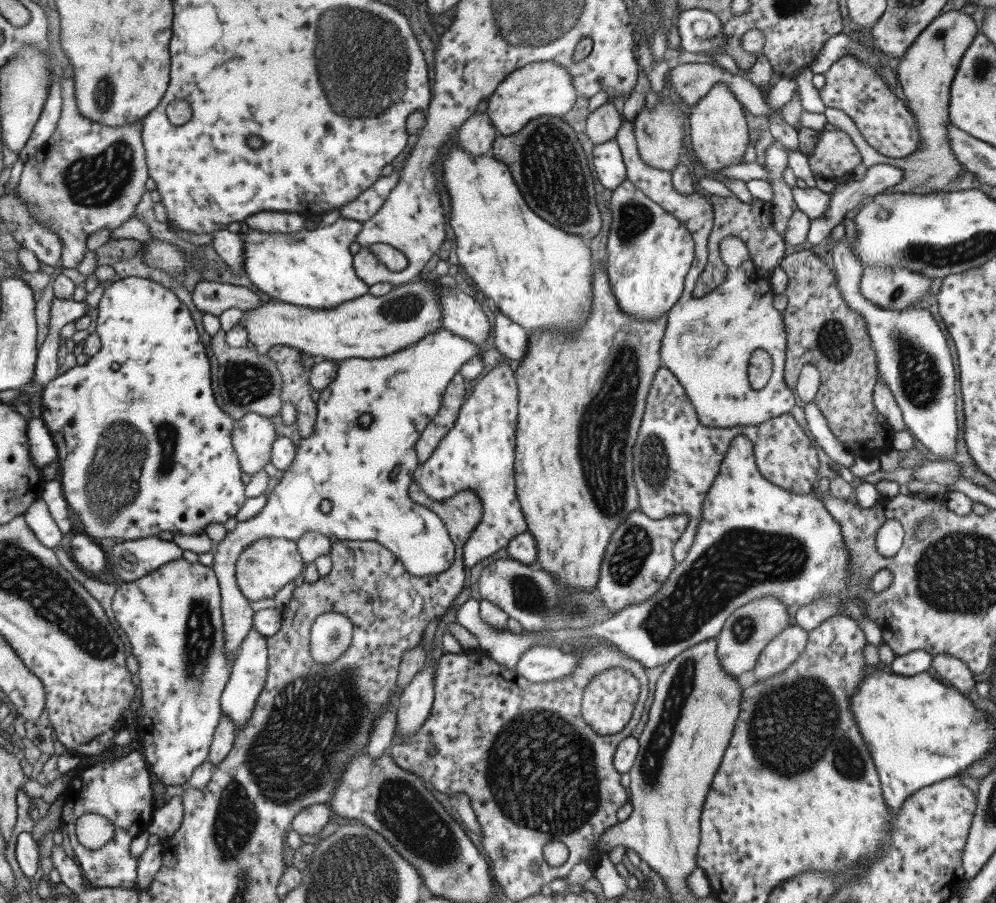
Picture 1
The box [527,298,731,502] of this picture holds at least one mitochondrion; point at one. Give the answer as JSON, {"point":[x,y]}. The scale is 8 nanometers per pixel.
{"point":[652,464]}

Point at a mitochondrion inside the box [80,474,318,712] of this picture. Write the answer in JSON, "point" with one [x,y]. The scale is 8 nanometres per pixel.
{"point":[196,657]}

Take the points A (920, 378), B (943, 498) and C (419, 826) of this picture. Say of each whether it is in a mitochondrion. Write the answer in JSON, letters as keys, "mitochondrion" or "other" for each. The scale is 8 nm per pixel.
{"A":"mitochondrion","B":"other","C":"mitochondrion"}

